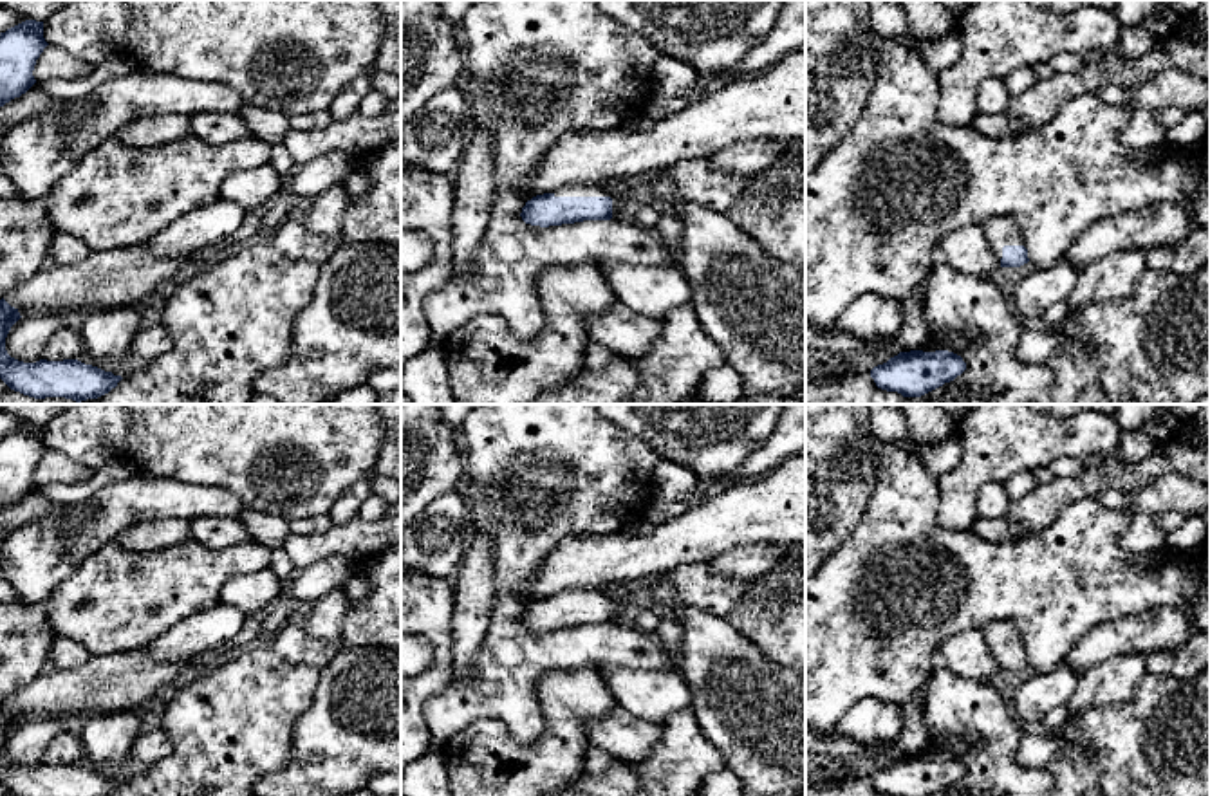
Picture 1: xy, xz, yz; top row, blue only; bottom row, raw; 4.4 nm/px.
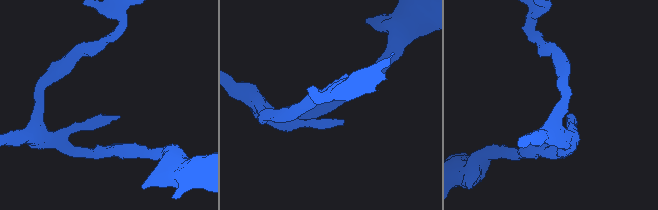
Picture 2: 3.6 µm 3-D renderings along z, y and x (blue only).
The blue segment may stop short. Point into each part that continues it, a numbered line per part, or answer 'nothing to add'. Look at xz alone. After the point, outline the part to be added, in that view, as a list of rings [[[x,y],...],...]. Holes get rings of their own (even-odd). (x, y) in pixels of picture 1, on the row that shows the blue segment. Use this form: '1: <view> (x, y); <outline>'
1: xz (620, 212); [[[600,182],[563,186],[553,191],[554,197],[610,197],[612,199],[612,222],[628,220],[634,204],[623,204],[618,195]]]

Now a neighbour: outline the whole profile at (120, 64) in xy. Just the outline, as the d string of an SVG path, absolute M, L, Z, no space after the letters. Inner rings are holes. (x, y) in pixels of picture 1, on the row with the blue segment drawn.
M123 51L96 65L96 69L83 78L36 81L31 88L43 90L47 96L63 105L74 99L85 99L98 87L130 74L135 67L137 65L132 56Z

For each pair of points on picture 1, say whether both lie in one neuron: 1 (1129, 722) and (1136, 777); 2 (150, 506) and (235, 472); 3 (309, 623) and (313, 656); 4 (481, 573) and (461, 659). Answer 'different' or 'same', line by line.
1: same
2: different
3: different
4: same

